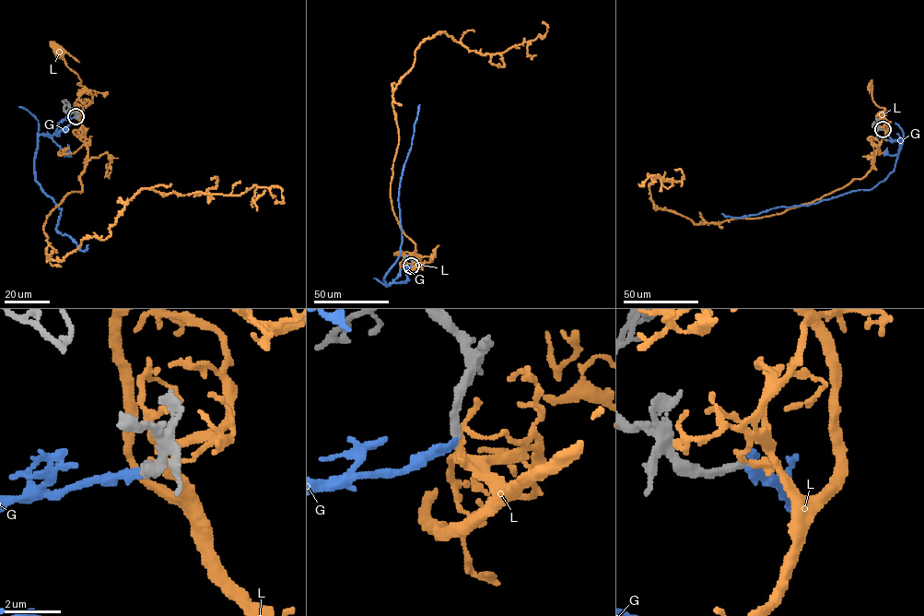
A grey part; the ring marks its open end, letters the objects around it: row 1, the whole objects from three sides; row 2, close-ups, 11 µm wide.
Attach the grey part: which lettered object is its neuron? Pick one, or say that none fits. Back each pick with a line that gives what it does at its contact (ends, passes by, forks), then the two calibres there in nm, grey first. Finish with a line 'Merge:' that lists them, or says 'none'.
L: It ends there. Thickness 280 nm (grey) against 280 nm
Merge: L

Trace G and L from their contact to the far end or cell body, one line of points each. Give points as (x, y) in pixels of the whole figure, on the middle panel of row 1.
G: (411, 266), (401, 268), (397, 278), (386, 285), (384, 277), (400, 254), (399, 183), (419, 104)
L: (411, 266), (411, 270), (413, 266), (417, 267), (412, 266), (415, 259), (401, 254)

